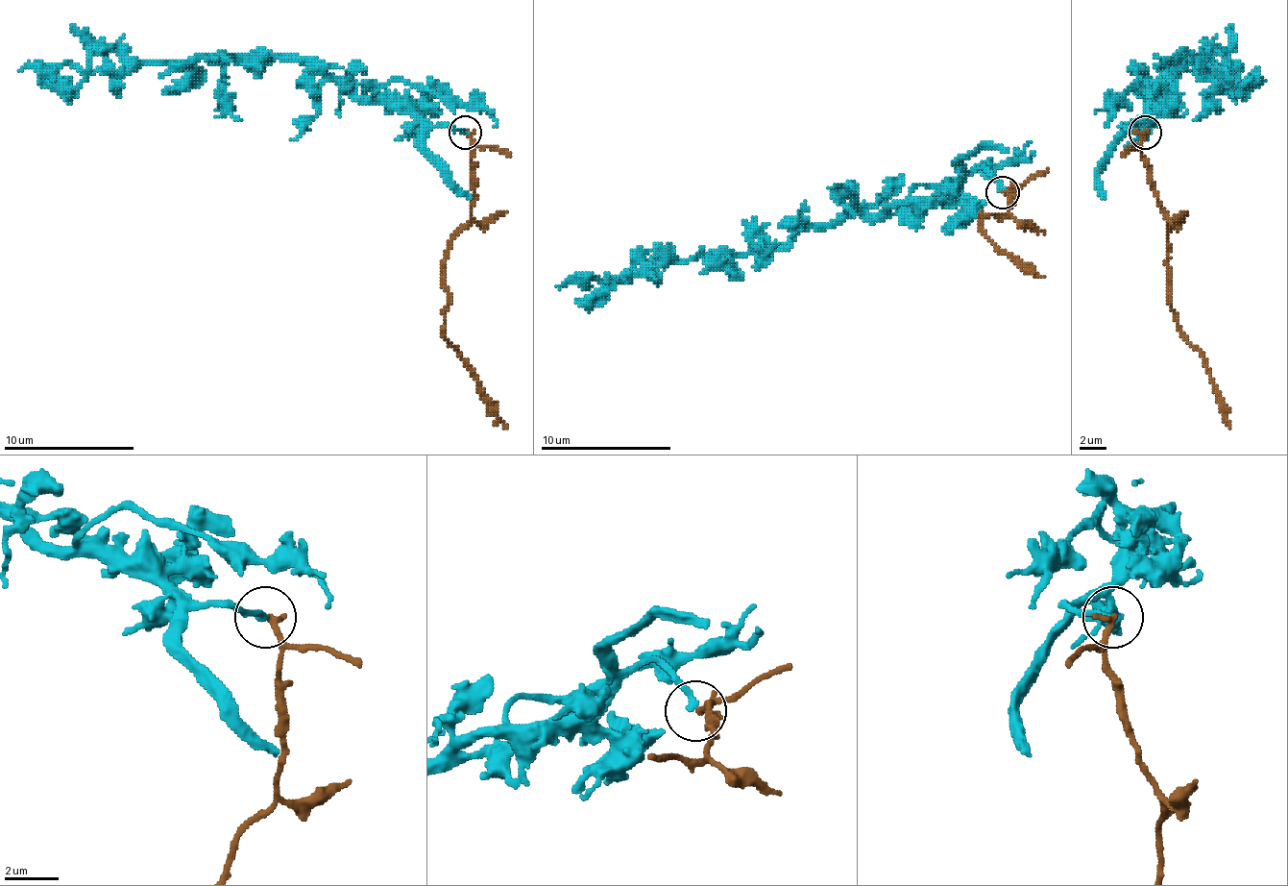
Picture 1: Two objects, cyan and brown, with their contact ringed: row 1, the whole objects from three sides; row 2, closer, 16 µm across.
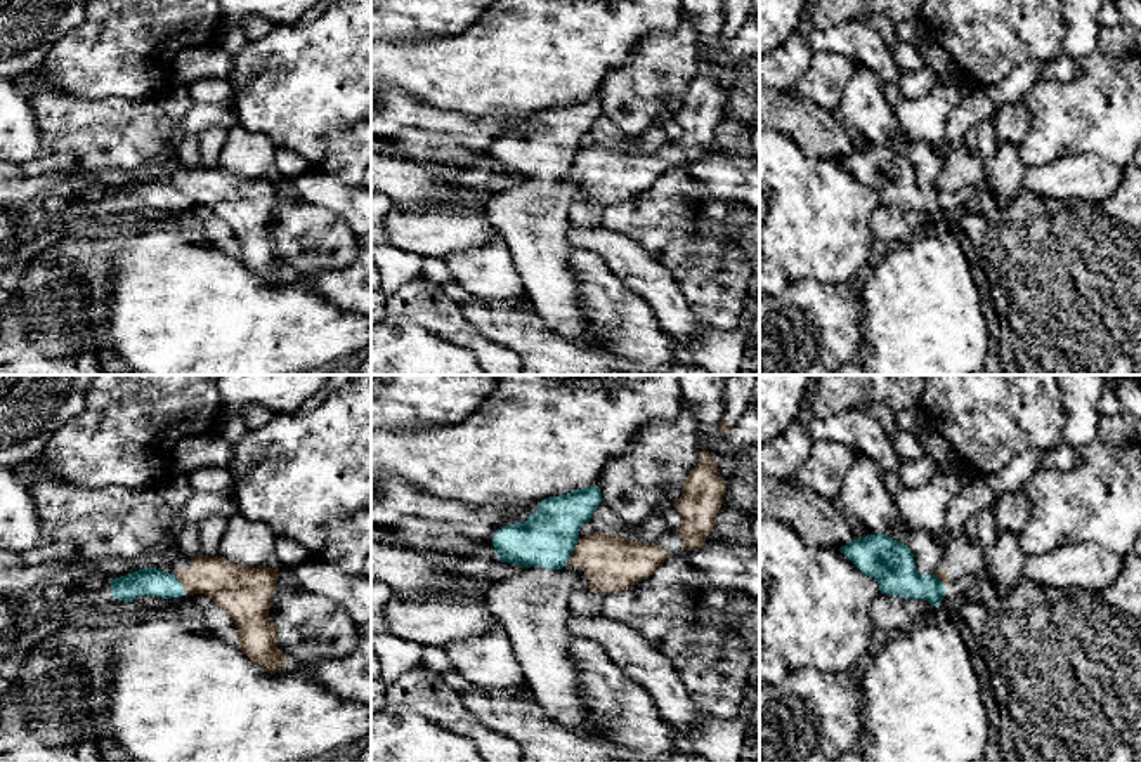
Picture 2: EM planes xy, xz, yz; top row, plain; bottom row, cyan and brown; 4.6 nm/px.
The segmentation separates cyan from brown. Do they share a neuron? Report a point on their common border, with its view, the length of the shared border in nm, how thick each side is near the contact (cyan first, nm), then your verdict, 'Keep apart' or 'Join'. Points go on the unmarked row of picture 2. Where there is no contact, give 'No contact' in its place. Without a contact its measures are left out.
Touches cyan at xz (573, 162). Shared border 140 nm. Thickness 260 nm (cyan) against 260 nm. Keep apart

